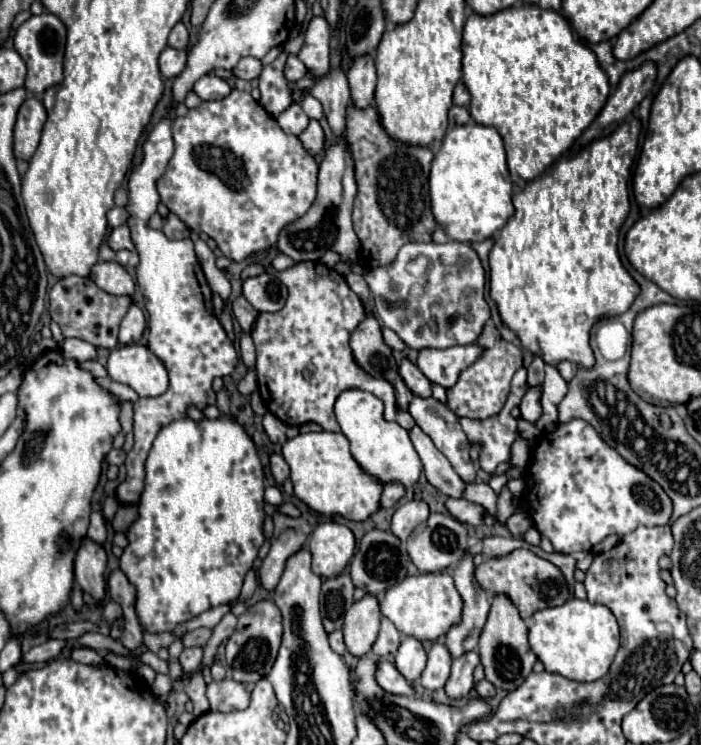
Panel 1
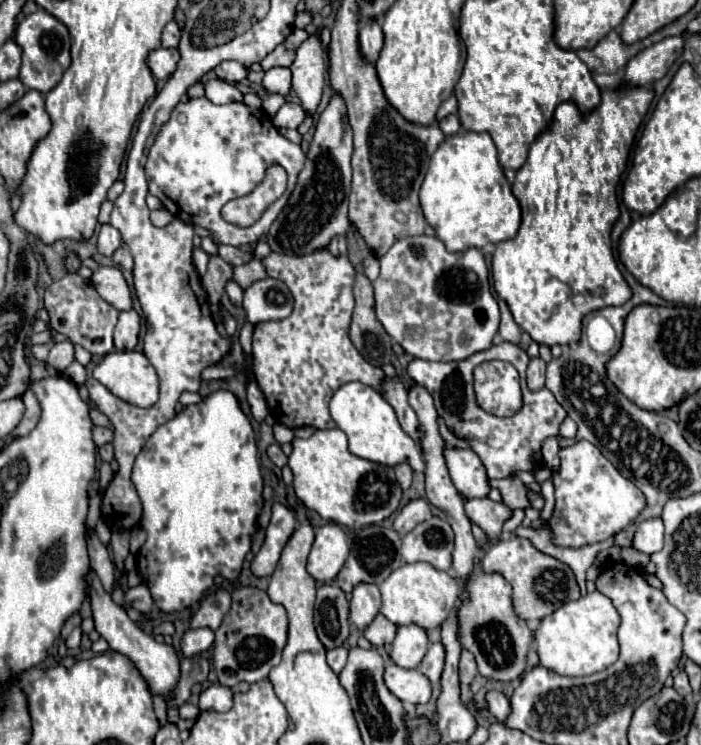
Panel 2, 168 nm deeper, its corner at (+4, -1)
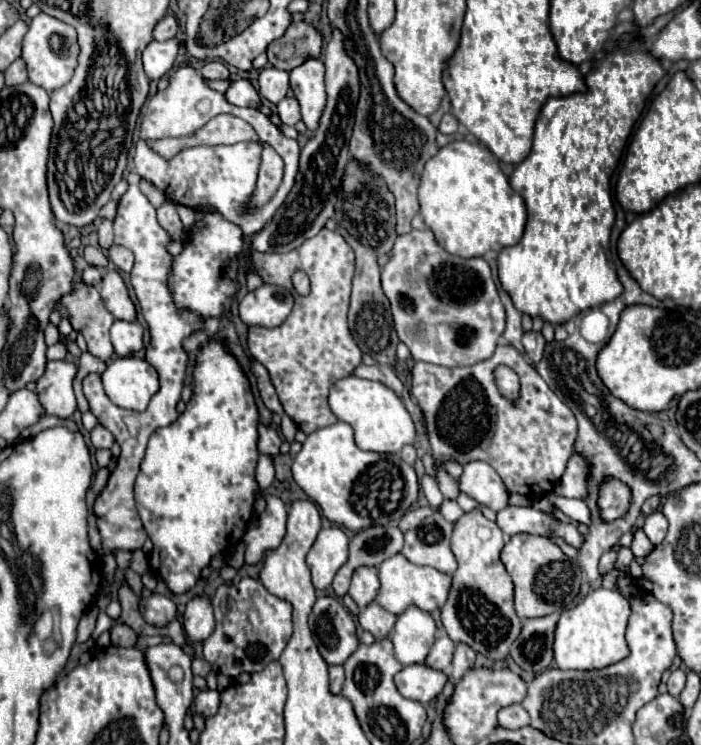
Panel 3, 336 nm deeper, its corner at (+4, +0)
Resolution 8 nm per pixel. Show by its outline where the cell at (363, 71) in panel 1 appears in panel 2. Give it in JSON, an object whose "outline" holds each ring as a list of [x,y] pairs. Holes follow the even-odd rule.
{"outline":[[[367,20],[361,24],[361,30],[359,30],[359,44],[361,44],[361,54],[375,62],[381,48],[383,48],[383,32],[381,32],[381,24],[379,20]]]}

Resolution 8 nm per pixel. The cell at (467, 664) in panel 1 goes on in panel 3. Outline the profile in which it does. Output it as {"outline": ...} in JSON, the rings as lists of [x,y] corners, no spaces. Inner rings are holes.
{"outline":[[[463,643],[457,645],[455,655],[453,655],[453,667],[451,667],[451,679],[461,681],[467,671],[473,669],[475,663],[475,651],[471,647],[465,647]]]}

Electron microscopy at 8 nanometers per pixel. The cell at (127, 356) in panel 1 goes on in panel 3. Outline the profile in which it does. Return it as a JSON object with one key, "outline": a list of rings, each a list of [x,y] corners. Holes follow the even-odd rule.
{"outline":[[[117,357],[107,365],[107,369],[103,373],[103,387],[115,405],[133,409],[133,411],[143,411],[149,405],[151,395],[159,389],[159,381],[157,381],[157,371],[145,359]]]}

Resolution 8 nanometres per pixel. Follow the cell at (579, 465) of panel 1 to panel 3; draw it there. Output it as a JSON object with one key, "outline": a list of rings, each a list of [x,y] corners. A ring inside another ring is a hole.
{"outline":[[[605,477],[605,481],[599,485],[599,497],[597,497],[597,509],[599,517],[603,523],[611,523],[615,519],[621,519],[633,501],[631,489],[615,479],[615,477]]]}

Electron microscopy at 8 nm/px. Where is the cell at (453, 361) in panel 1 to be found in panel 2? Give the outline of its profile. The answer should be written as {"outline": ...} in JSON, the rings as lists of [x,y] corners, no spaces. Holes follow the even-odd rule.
{"outline":[[[501,342],[491,346],[489,350],[477,352],[461,362],[427,362],[427,360],[411,360],[407,366],[409,376],[417,386],[423,386],[435,400],[435,408],[439,418],[443,418],[445,426],[457,436],[469,442],[469,448],[481,458],[487,468],[489,478],[509,478],[515,472],[533,472],[541,466],[541,446],[549,436],[559,436],[559,426],[565,420],[567,412],[555,400],[555,396],[547,390],[529,390],[526,383],[529,356],[525,350],[511,342]],[[485,360],[505,360],[517,368],[520,386],[523,393],[523,406],[511,418],[489,416],[475,400],[473,390],[473,368]]]}

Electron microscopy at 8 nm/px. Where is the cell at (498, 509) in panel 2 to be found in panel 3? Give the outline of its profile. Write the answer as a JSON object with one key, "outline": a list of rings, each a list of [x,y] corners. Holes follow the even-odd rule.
{"outline":[[[507,505],[497,513],[497,525],[509,537],[517,533],[559,535],[575,549],[581,545],[581,533],[573,523],[561,523],[555,519],[549,519],[543,511],[535,511],[533,507]]]}

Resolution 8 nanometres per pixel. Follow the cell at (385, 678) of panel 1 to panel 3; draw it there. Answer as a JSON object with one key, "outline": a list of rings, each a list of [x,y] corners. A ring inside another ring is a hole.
{"outline":[[[407,665],[395,675],[395,687],[397,691],[413,701],[429,703],[435,699],[443,685],[447,683],[447,675],[441,671],[433,671],[425,665]]]}

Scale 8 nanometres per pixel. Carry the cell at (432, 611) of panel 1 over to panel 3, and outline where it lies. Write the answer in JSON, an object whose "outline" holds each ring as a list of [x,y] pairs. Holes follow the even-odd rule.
{"outline":[[[397,553],[397,555],[393,555],[393,559],[387,559],[385,563],[381,563],[379,581],[381,581],[381,589],[379,589],[379,595],[375,601],[393,615],[401,615],[411,605],[419,607],[425,613],[433,613],[435,609],[441,609],[445,605],[449,591],[453,587],[451,575],[441,573],[435,567],[413,565],[401,553]]]}

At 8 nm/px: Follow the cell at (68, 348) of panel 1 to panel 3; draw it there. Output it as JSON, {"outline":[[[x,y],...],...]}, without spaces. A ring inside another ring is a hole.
{"outline":[[[55,343],[51,347],[47,347],[47,359],[49,361],[61,361],[67,357],[67,349],[63,343]]]}

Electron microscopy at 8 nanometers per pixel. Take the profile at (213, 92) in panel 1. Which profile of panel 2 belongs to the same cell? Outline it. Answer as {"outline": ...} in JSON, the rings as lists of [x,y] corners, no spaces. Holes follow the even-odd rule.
{"outline":[[[209,80],[205,84],[205,96],[213,104],[229,104],[229,102],[243,102],[243,94],[237,90],[237,86],[225,82],[225,80]]]}

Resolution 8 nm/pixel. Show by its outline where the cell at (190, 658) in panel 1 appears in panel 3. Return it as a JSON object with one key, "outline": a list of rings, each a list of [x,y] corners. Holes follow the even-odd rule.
{"outline":[[[197,597],[187,603],[185,615],[183,615],[183,629],[191,643],[203,643],[215,627],[213,619],[213,607],[207,597]]]}

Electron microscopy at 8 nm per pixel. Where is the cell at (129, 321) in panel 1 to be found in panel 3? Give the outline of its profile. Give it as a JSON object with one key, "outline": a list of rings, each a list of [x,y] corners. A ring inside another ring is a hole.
{"outline":[[[117,319],[111,327],[111,343],[119,357],[133,355],[143,347],[143,327],[137,321]]]}

